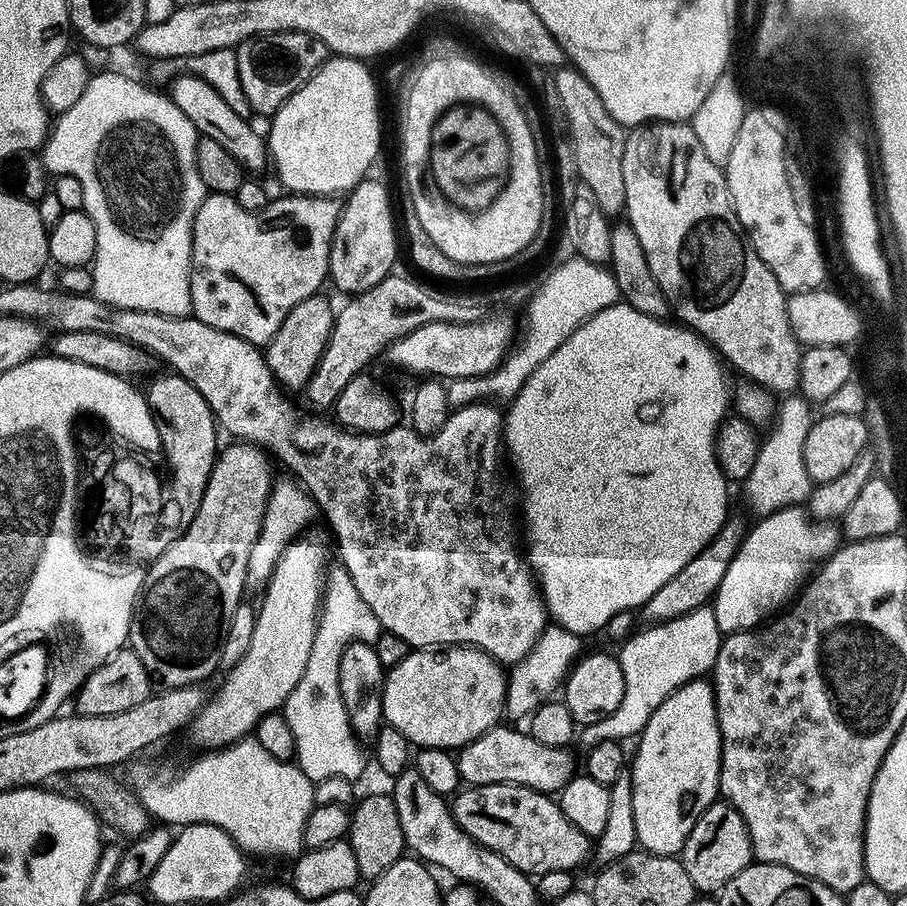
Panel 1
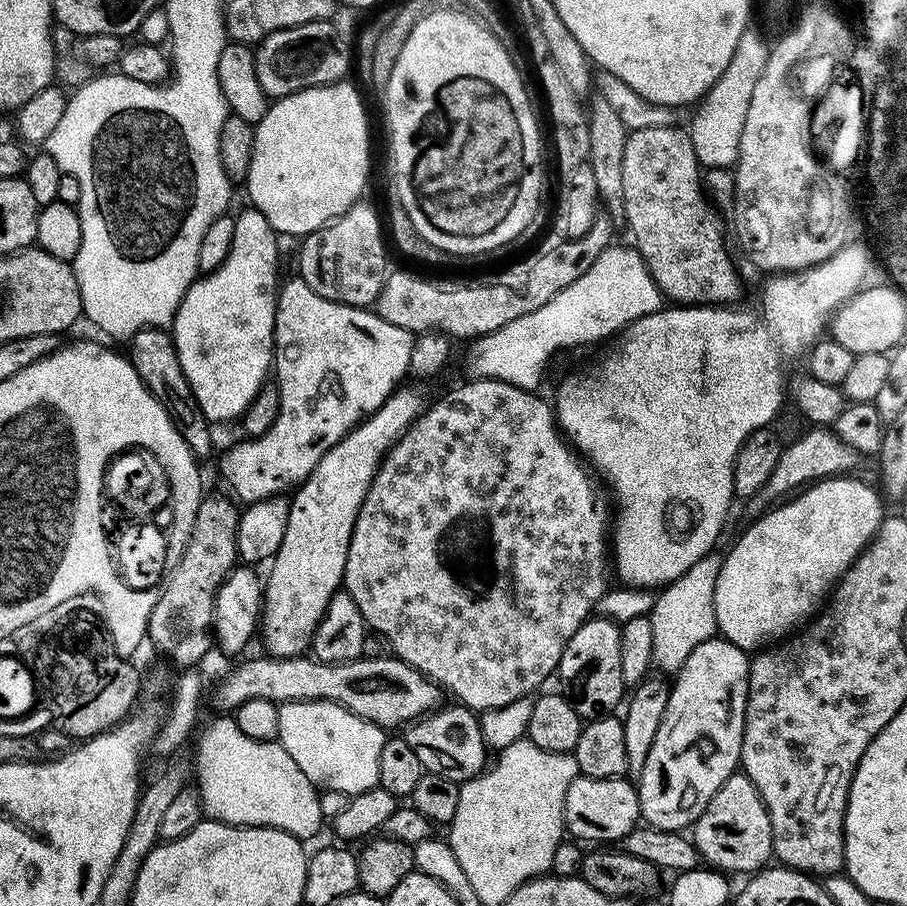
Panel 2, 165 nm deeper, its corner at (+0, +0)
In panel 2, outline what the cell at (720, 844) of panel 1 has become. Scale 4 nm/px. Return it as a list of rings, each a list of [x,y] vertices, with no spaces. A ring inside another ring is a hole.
[[[743,771],[732,773],[710,798],[706,810],[690,828],[692,845],[700,851],[707,867],[725,874],[755,874],[773,859],[770,814],[750,778]]]

